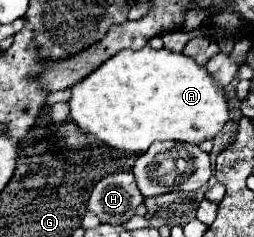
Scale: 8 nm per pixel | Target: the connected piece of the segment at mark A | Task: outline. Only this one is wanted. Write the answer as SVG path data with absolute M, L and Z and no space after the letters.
M147 45L137 51L123 49L109 61L105 61L99 69L95 69L89 77L73 85L71 91L71 119L83 131L93 133L103 143L123 151L145 153L155 141L183 141L201 145L205 139L213 139L217 133L221 133L221 129L229 121L227 89L223 89L203 65L199 67L191 57L173 53L165 47L151 49Z

